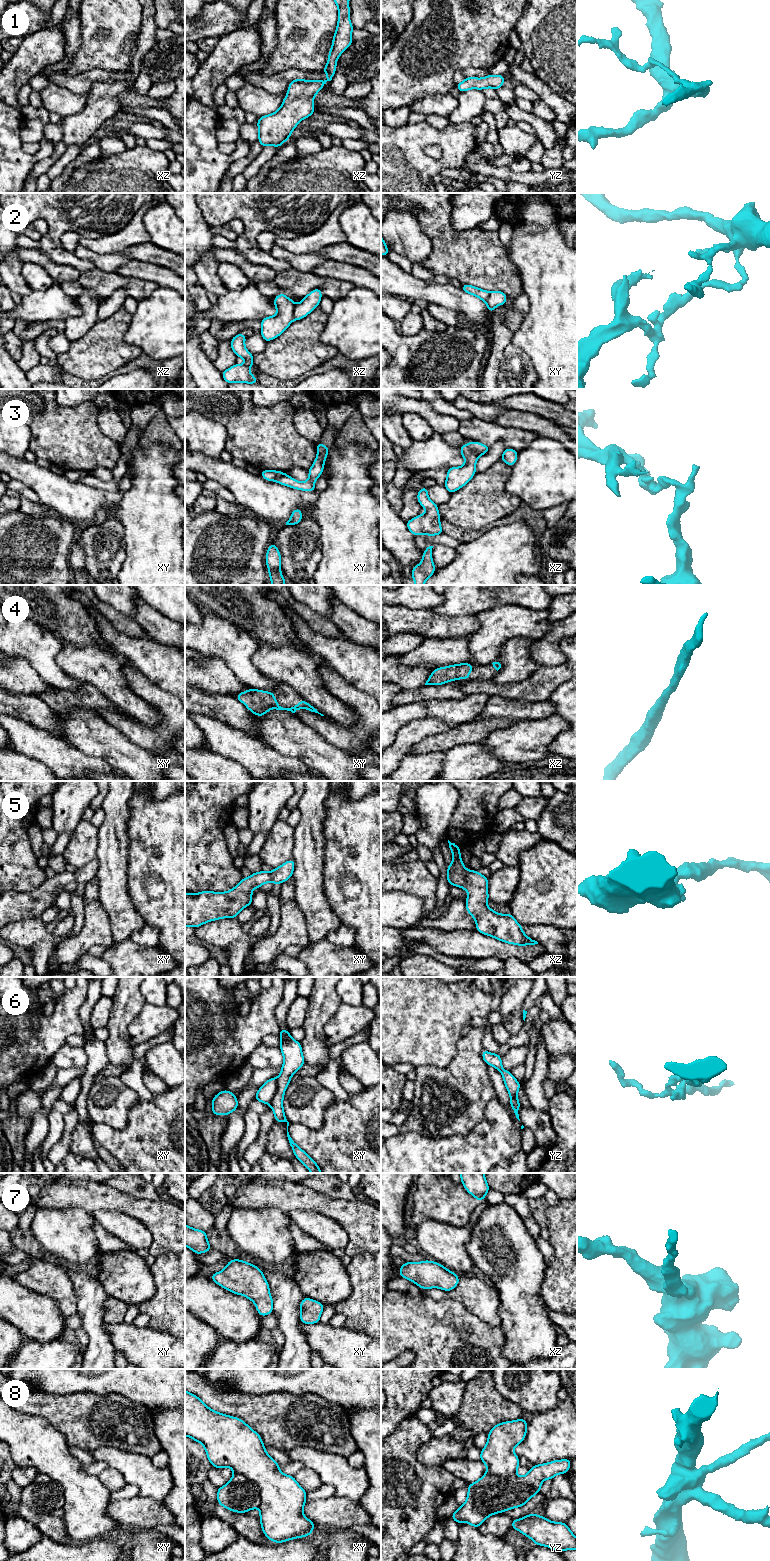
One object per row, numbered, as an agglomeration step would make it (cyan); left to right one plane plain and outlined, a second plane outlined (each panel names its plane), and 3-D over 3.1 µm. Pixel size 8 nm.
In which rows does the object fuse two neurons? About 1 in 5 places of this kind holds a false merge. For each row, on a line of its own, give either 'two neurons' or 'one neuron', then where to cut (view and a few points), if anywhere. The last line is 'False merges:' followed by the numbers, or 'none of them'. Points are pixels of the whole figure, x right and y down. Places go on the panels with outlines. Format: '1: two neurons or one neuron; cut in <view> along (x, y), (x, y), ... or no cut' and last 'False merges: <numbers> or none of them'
1: one neuron; no cut
2: two neurons; cut in xz along (296, 305), (293, 310), (292, 319)
3: two neurons; cut in xz along (468, 444), (478, 456)
4: one neuron; no cut
5: one neuron; no cut
6: two neurons; cut in xy along (277, 1078), (277, 1090), (269, 1103)
7: one neuron; no cut
8: two neurons; cut in xy along (234, 1472), (243, 1474), (257, 1486), (260, 1498), (259, 1507)
False merges: 2, 3, 6, 8

